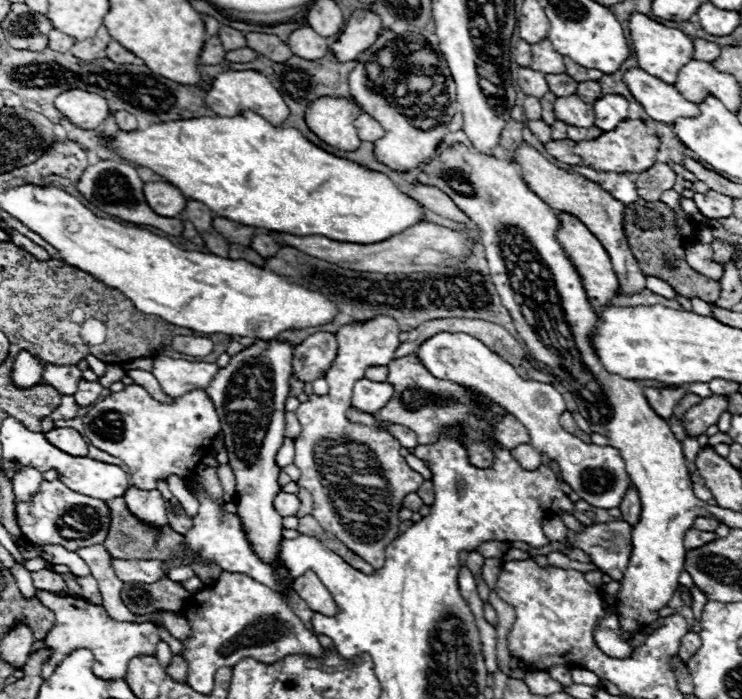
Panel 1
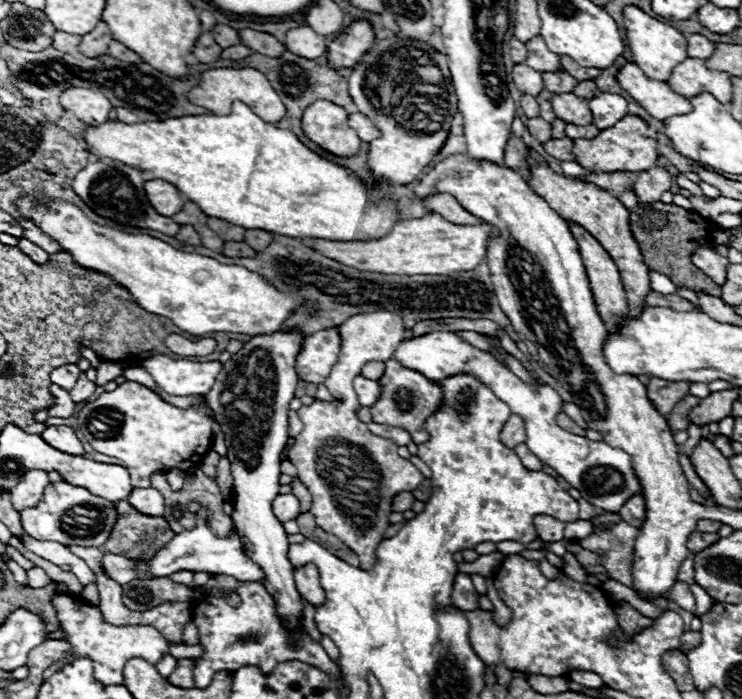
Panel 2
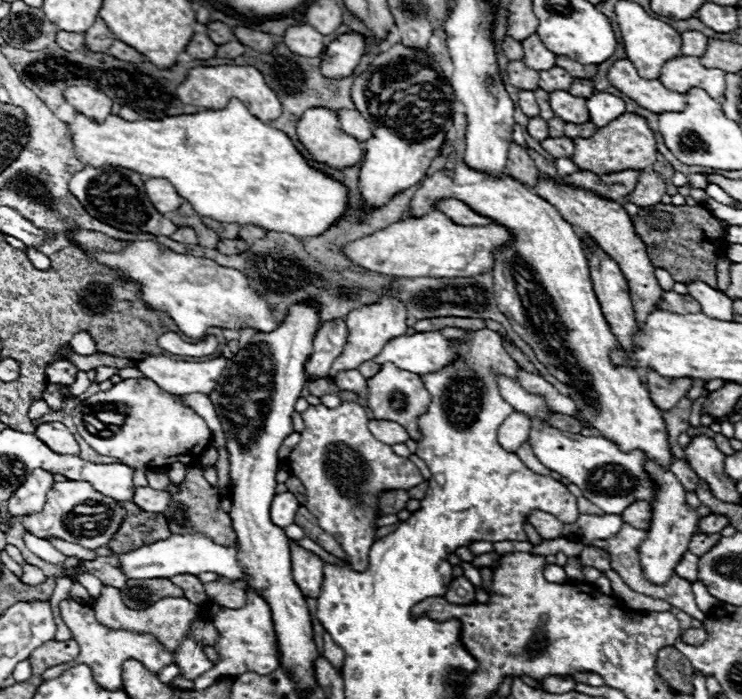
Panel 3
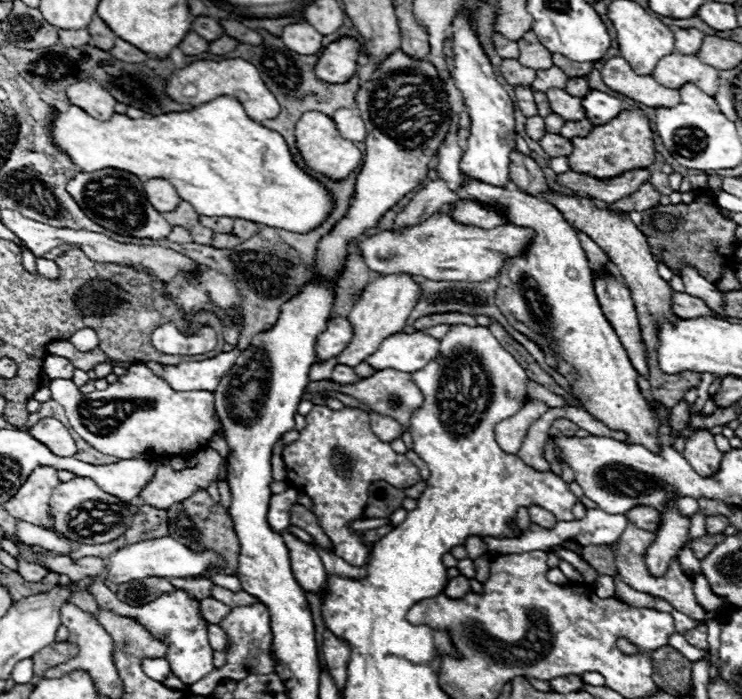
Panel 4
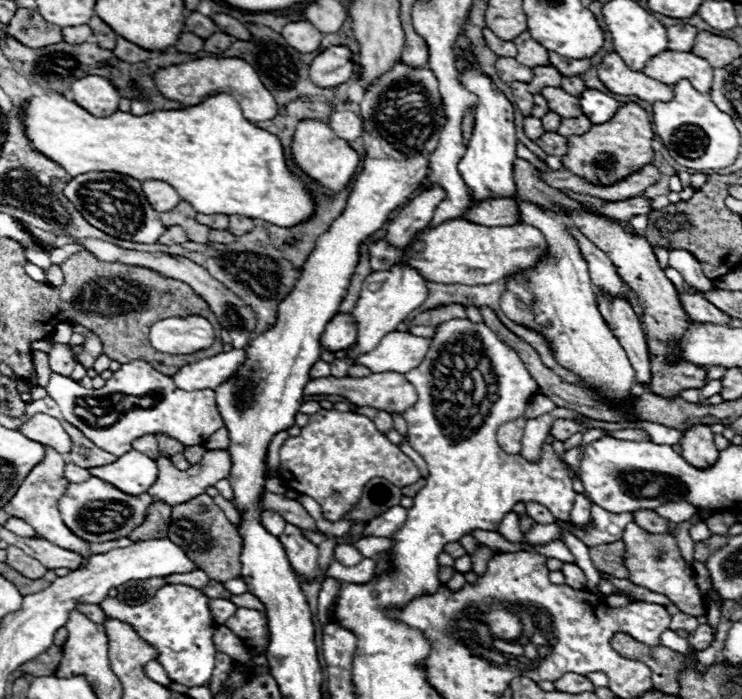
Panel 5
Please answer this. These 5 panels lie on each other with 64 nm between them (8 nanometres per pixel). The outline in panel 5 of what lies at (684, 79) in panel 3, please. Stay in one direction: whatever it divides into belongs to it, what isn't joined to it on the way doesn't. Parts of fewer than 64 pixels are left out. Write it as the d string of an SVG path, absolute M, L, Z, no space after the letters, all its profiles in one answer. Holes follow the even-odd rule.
M674 50L660 52L658 56L646 62L642 72L664 84L674 84L686 78L702 94L710 92L712 84L712 66L706 60L694 56L692 52L674 52Z

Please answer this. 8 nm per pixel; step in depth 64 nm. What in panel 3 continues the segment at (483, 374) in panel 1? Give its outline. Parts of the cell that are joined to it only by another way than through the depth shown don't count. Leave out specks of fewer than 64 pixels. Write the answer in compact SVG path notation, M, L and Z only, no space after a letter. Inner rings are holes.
M416 332L412 336L398 336L390 340L386 348L374 358L376 364L392 362L396 368L404 368L414 374L426 374L442 368L452 360L448 338L440 332ZM500 376L498 380L498 388L502 398L510 402L518 412L526 412L532 416L530 442L538 460L542 460L542 464L546 464L550 470L556 470L562 476L566 476L570 482L574 482L592 504L602 508L606 514L622 514L630 504L638 500L644 500L644 502L654 500L656 486L644 468L646 454L642 450L622 452L614 442L610 442L604 436L596 436L594 440L580 434L560 432L552 428L550 424L542 426L544 416L550 412L550 408L546 408L542 398L528 394L520 384L514 384L510 378L504 378L504 376Z

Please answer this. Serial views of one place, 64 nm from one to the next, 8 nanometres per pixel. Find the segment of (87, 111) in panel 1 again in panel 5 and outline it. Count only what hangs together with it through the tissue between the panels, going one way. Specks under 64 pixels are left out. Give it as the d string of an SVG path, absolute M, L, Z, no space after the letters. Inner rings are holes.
M86 76L72 84L74 102L86 108L94 116L110 116L118 110L118 90L116 86L102 76Z

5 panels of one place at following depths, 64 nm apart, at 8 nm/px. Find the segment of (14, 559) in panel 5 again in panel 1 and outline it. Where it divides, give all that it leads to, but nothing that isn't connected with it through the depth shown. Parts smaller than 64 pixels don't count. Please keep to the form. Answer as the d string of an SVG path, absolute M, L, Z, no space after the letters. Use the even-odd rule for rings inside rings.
M38 570L38 572L30 572L30 574L32 574L34 588L48 590L48 592L52 592L56 596L68 596L68 586L58 574L48 572L48 570Z

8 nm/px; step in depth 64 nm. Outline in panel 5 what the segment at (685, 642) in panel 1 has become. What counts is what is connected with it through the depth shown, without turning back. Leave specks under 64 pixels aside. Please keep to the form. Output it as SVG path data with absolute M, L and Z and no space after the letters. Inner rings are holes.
M700 624L692 634L690 634L690 644L696 648L696 650L704 650L712 644L714 640L714 632L712 632L712 626L708 624Z

